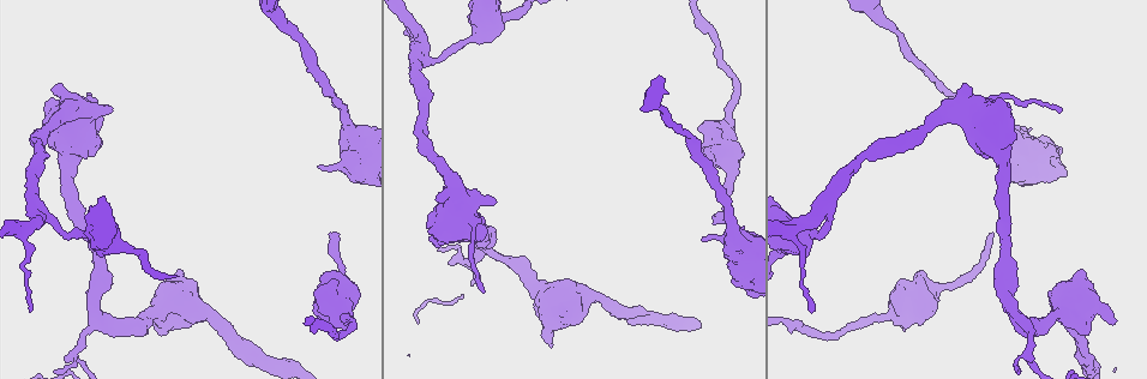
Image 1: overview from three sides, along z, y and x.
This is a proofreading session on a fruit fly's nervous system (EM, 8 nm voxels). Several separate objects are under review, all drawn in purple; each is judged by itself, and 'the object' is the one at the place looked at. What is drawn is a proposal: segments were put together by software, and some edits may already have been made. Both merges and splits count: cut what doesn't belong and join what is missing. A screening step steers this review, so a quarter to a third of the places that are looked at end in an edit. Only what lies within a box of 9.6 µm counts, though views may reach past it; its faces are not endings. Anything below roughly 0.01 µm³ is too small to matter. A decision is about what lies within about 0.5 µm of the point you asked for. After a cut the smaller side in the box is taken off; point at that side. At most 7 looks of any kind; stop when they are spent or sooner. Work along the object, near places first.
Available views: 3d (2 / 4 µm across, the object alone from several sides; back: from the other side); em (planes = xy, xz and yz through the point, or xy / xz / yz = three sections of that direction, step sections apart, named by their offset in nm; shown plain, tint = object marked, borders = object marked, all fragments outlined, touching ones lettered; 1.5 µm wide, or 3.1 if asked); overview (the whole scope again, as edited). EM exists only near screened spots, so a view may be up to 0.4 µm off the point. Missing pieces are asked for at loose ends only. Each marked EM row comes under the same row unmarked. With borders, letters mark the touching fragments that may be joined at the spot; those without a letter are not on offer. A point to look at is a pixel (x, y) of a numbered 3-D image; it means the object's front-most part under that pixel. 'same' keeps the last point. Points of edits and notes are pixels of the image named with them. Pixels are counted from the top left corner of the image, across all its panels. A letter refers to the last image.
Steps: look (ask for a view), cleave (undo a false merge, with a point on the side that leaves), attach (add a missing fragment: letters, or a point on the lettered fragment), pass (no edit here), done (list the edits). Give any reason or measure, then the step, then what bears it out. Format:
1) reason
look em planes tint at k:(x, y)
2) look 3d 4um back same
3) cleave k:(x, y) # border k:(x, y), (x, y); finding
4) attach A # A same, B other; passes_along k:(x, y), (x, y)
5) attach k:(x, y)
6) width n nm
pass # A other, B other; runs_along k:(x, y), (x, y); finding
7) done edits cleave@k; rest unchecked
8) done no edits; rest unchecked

thick turns thin
look 3d 4um at 1:(343, 312)

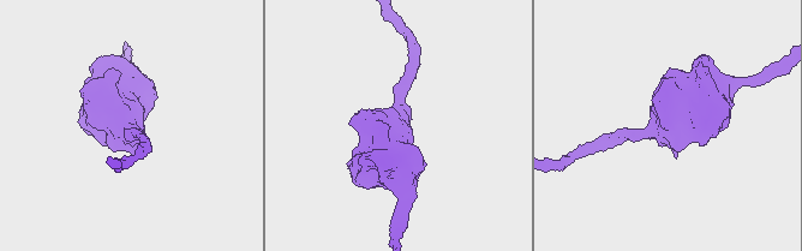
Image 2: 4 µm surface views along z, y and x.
now the EM
look em yz step 4 tint at 2:(673, 127)

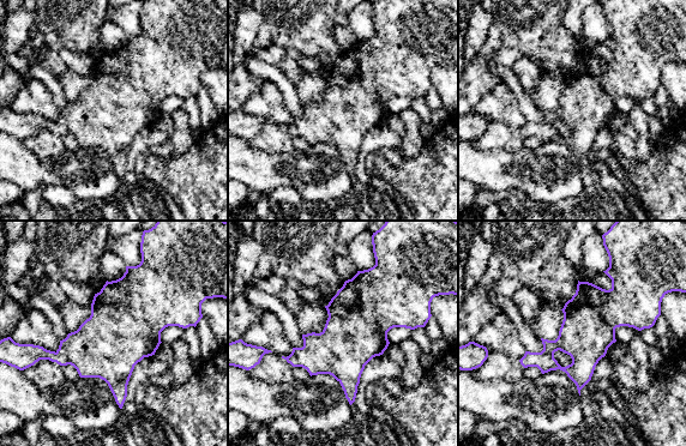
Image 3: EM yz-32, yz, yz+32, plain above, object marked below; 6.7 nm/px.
cut it another way
look em planes borders same

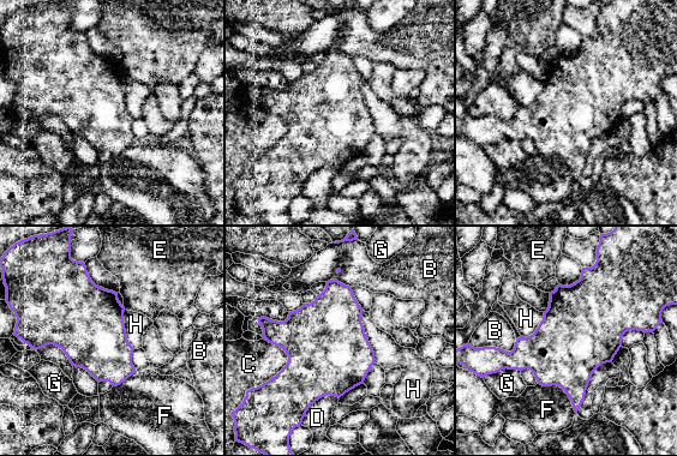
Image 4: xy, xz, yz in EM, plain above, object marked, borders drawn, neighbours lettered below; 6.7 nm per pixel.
width 400 nm
pass # B other, C other, D other, E other, F other, G other, H other; border 4:(281, 347), (287, 362), (245, 392); continuous, no second neuron

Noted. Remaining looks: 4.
long arm stops here
look em xz step 4 borders at 1:(713, 224)

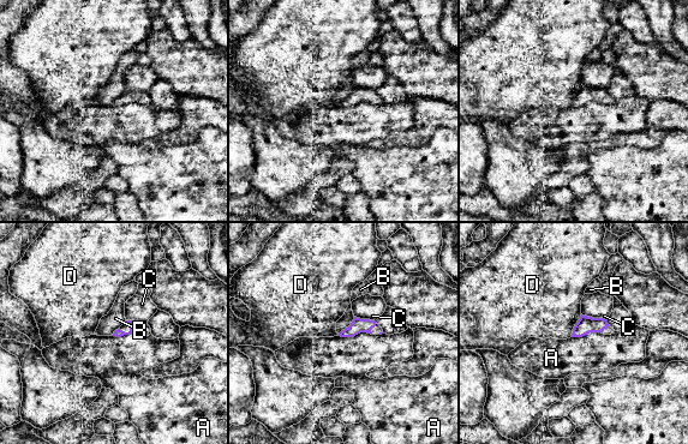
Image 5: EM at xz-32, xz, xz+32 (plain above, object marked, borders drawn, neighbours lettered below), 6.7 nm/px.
look em planes borders same

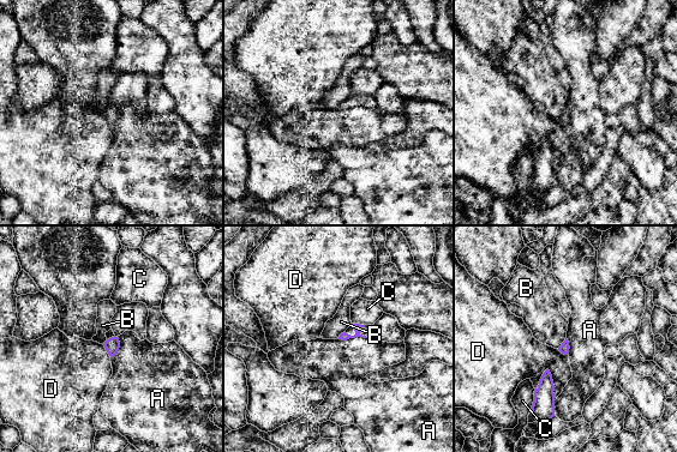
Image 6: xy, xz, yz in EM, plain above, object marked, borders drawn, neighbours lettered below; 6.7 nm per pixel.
pass # A other, B other, C other, D other; border 6:(367, 337), (337, 339); none of them fits

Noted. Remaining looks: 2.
a fork
look em planes tint at 1:(792, 228)

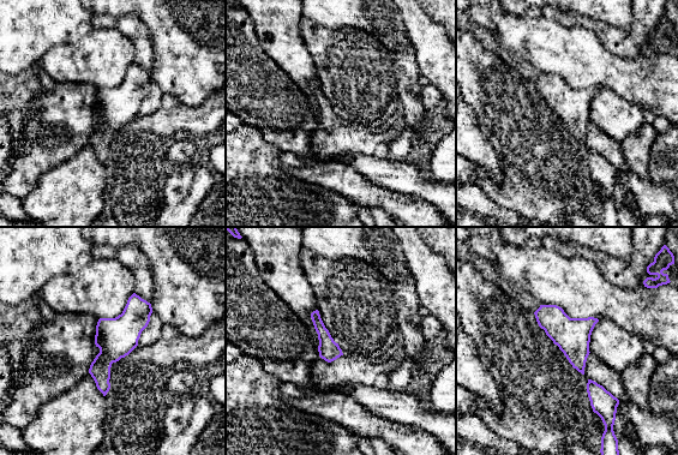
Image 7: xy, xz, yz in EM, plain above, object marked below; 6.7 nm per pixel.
look em planes borders same

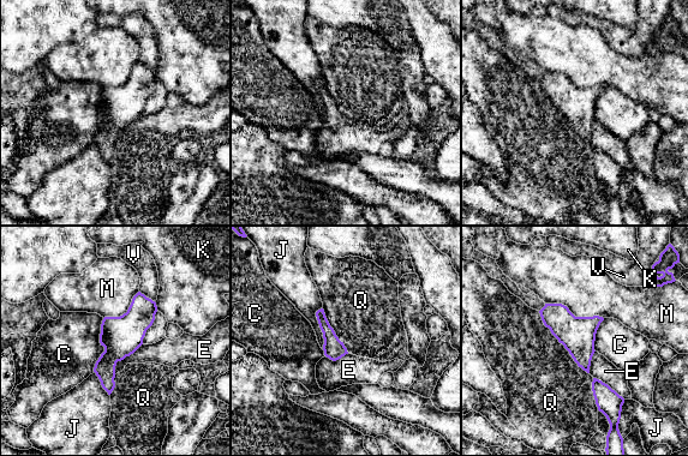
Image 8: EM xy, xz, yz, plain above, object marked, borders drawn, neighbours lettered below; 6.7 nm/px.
pass # C other, E other, J other, K other, M other, Q other, V other; one neuron here

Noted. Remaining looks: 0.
done no edits; rest unchecked

